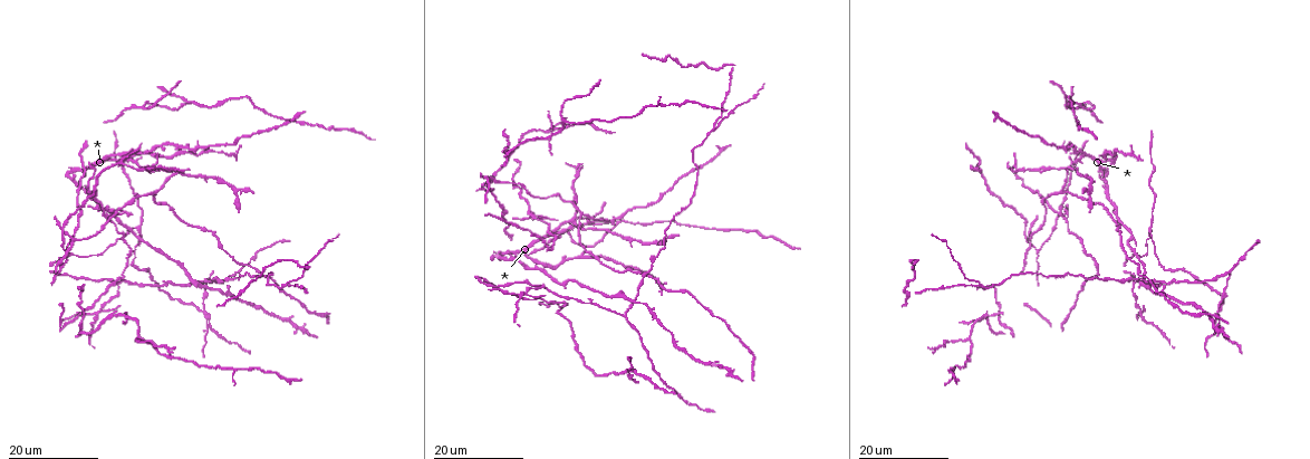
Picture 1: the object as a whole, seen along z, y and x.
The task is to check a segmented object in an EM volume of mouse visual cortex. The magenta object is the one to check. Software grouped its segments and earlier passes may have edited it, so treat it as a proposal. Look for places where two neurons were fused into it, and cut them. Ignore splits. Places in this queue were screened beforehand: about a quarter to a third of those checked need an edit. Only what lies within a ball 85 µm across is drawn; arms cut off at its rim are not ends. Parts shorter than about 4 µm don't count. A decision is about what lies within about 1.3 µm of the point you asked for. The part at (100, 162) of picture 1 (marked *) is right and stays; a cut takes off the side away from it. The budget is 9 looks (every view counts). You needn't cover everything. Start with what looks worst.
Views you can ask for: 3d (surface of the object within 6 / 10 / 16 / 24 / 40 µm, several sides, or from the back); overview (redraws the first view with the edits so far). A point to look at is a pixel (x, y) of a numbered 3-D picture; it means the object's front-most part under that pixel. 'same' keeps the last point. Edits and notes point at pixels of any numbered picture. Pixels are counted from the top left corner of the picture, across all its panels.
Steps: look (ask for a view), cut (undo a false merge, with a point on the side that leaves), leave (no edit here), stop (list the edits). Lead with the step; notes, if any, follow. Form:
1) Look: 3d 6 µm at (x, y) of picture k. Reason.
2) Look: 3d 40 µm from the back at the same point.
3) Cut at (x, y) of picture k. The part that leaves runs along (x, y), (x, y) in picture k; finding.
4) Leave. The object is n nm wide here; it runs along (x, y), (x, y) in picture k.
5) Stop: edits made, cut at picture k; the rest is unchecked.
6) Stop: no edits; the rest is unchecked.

Look: 3d 24 µm at (102, 311) of picture 1. Arms part here.

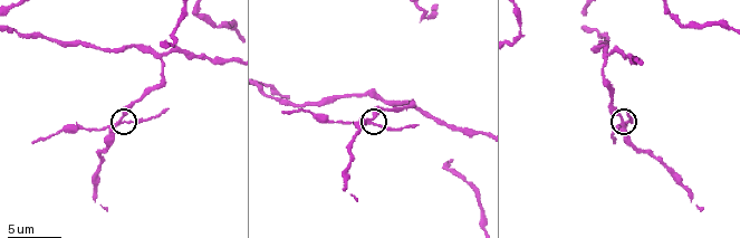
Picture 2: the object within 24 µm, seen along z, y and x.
Look: 3d 10 µm at (624, 123) of picture 2.

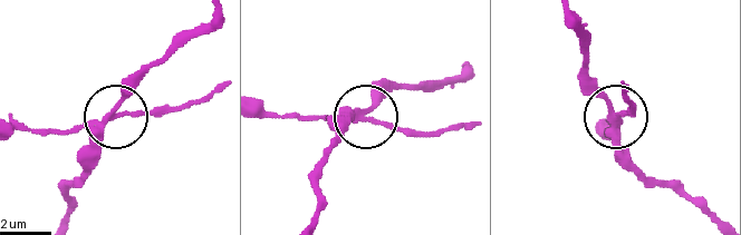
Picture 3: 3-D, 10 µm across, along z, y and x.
Cut at (67, 129) of picture 3. The part that leaves runs along (99, 121), (56, 134), (11, 128) in picture 3; a second neuron is stuck on.

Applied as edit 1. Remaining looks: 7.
Look: 3d 24 µm at (1017, 167) of picture 1. Calibre changes.

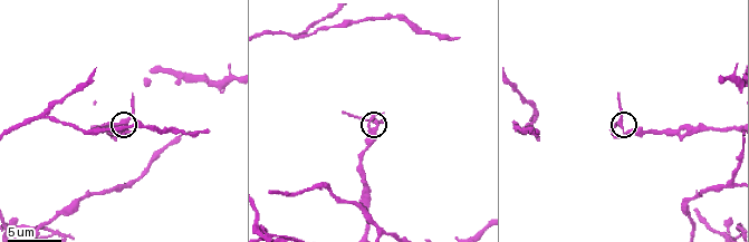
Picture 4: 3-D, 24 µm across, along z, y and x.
Look: 3d 6 µm at (621, 127) of picture 4.

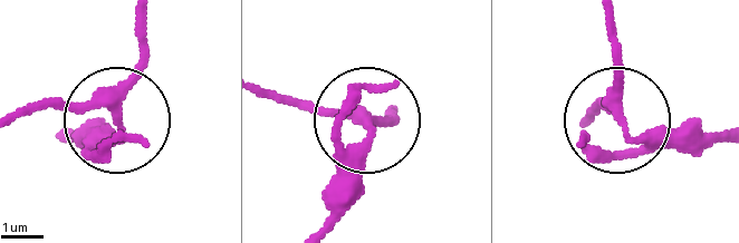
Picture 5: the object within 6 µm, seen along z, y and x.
Cut at (135, 71) of picture 5. 3 arms meet here; the part that leaves runs along (372, 126), (266, 97) in picture 5; a second neuron is stuck on.

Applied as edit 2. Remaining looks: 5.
Look: overview.

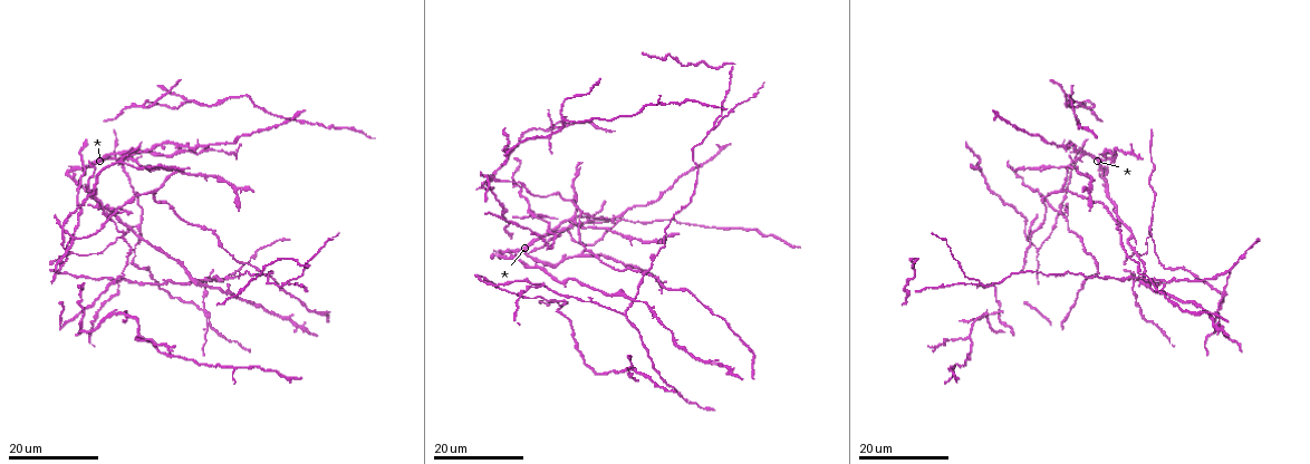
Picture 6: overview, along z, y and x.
Look: 3d 24 µm at (286, 282) of picture 6.

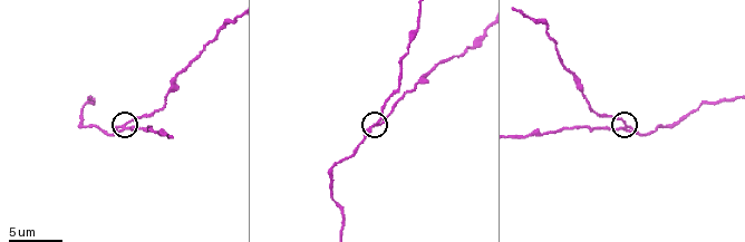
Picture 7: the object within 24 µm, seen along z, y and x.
Look: 3d 10 µm at (125, 128) of picture 7. Closer look.

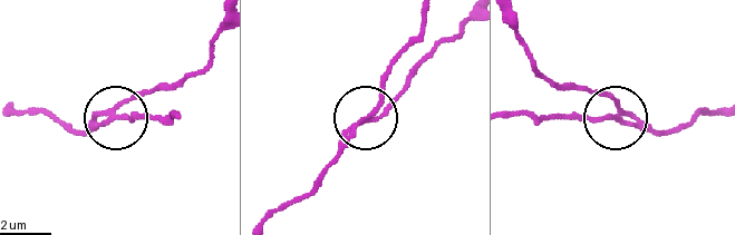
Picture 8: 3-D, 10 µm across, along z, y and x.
Cut at (127, 118) of picture 8. 3 arms meet here; the part that leaves runs along (99, 123), (174, 116) in picture 8; a second neuron is stuck on.

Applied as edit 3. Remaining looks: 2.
Look: 3d 6 µm at (604, 61) of picture 2. Branch point.

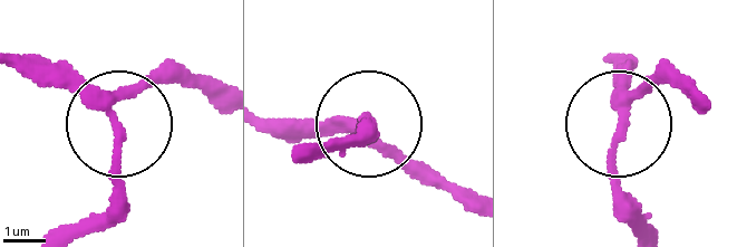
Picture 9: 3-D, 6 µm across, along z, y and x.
Leave. The side arm is 23 µm long; 3 arms meet here; one neuron here.

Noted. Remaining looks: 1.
Stop: edits made, cut at picture 3, cut at picture 5, cut at picture 8; the rest is unchecked.

